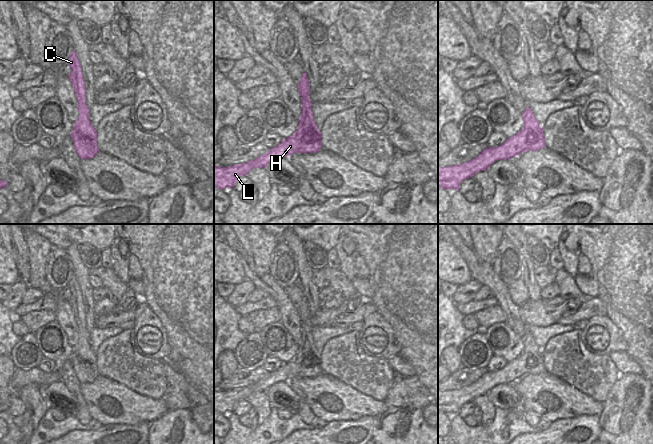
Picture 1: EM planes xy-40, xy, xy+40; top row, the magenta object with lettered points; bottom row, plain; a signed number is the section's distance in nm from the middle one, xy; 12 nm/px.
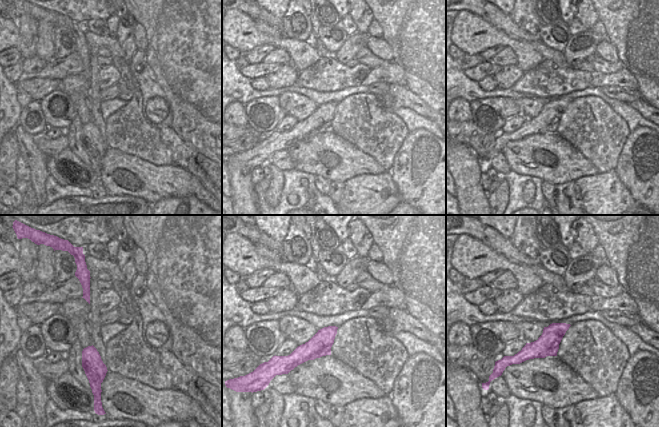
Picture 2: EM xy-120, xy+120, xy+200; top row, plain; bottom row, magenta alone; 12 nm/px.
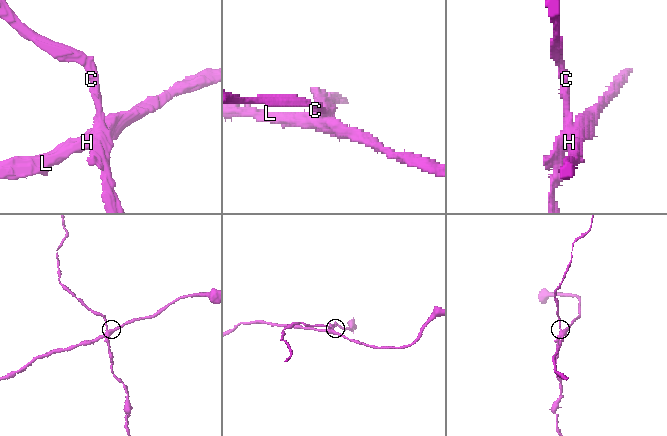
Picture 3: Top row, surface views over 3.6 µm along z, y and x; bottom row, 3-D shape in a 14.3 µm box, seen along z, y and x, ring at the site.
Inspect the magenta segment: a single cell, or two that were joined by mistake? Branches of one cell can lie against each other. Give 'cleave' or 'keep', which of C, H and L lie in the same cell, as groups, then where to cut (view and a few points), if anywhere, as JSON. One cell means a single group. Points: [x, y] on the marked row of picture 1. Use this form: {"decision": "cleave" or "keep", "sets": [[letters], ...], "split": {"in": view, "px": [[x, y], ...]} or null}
{"decision": "cleave", "sets": [["C"], ["H", "L"]], "split": {"in": "xy-40", "px": [[74, 136], [74, 139], [87, 151], [92, 151], [97, 146]]}}

